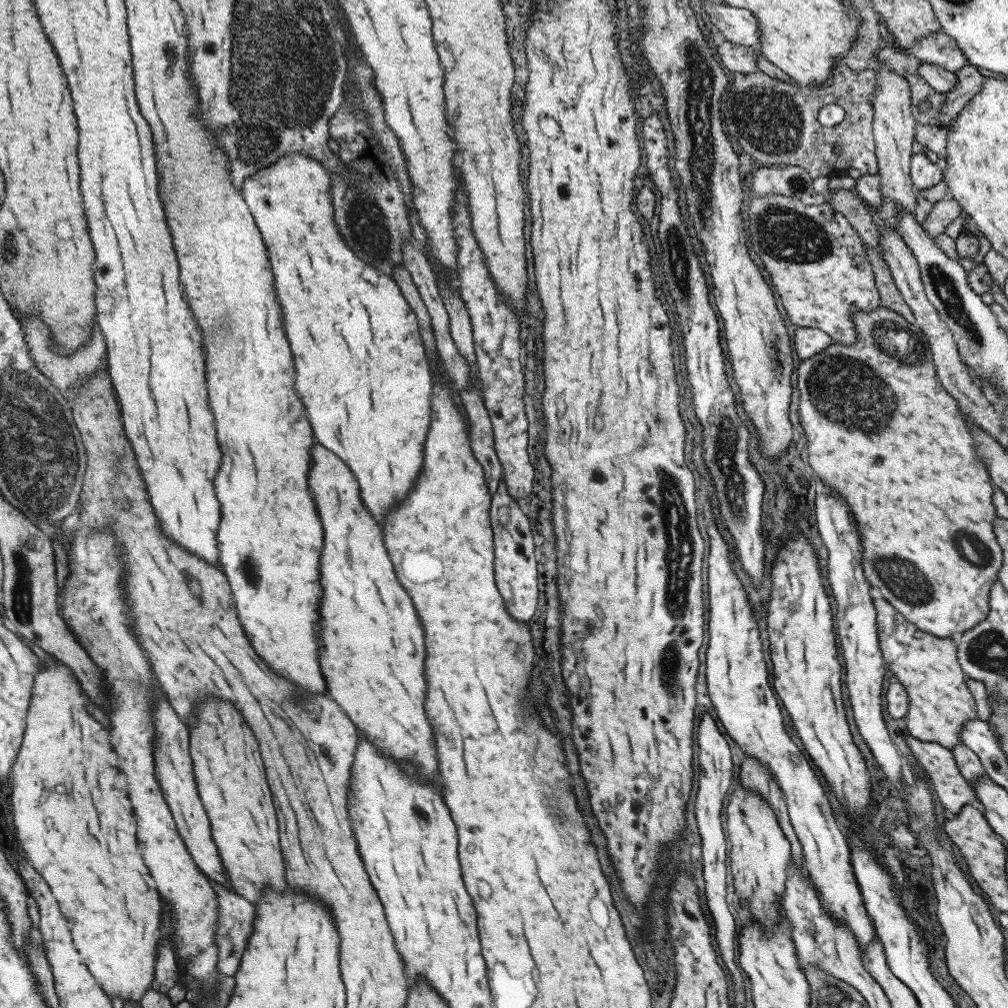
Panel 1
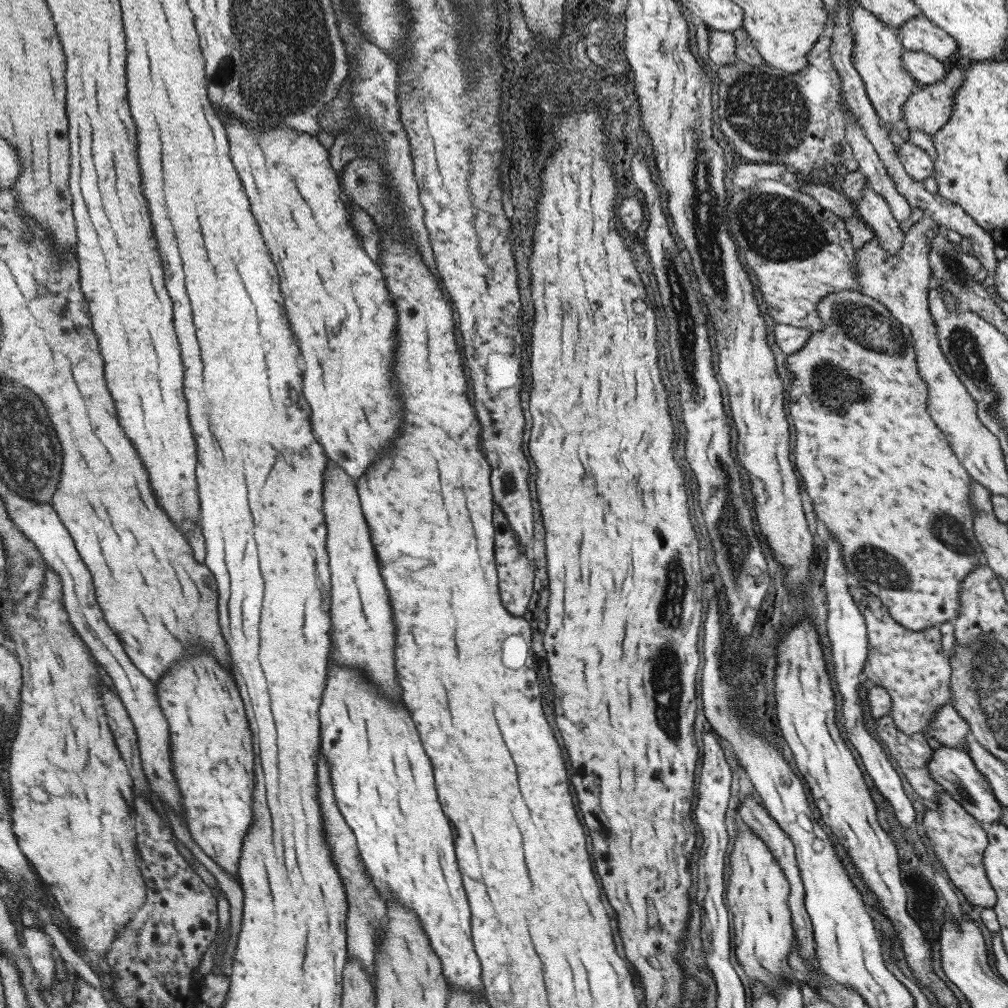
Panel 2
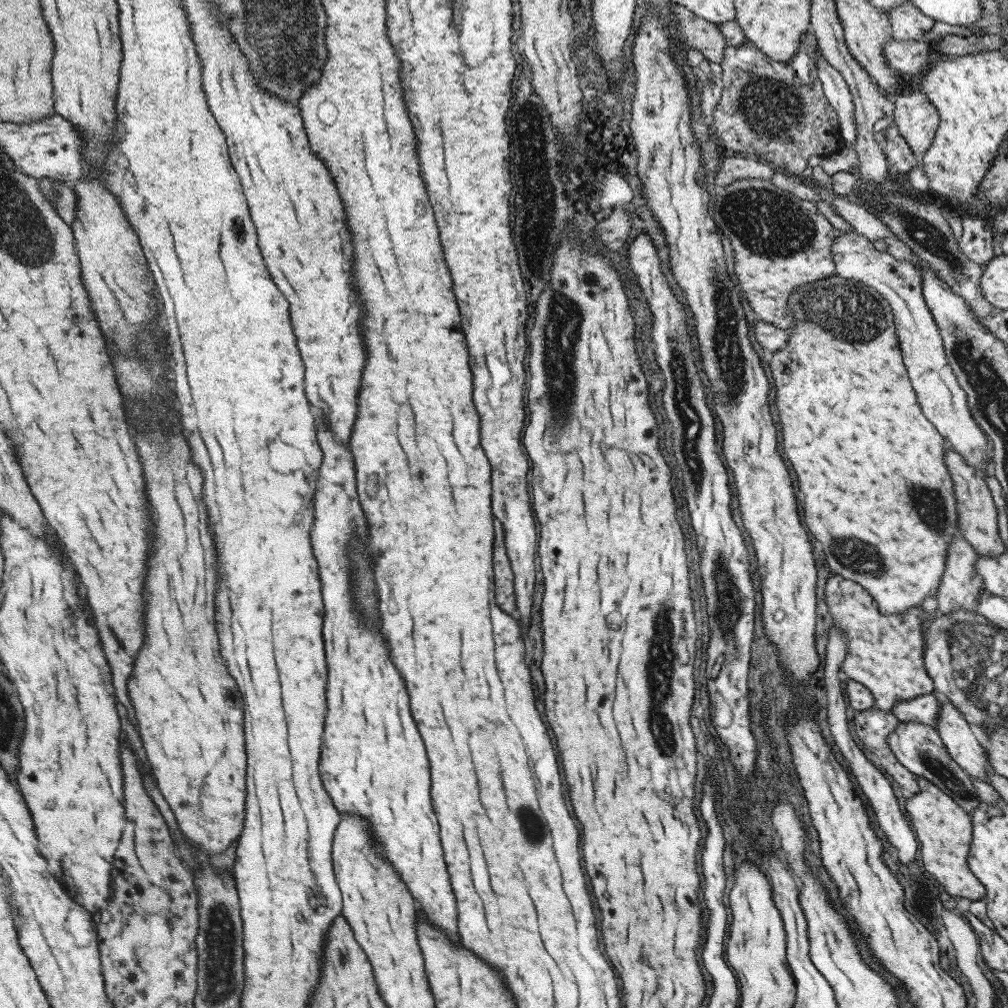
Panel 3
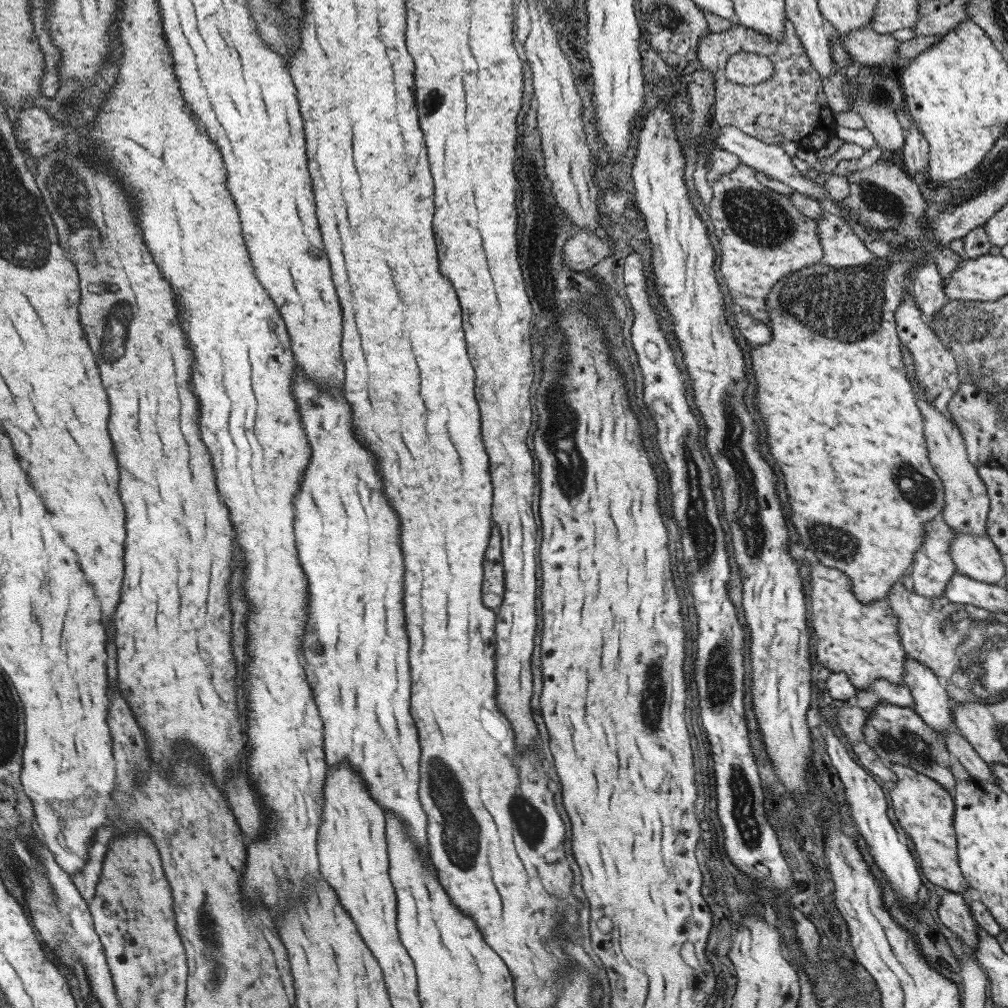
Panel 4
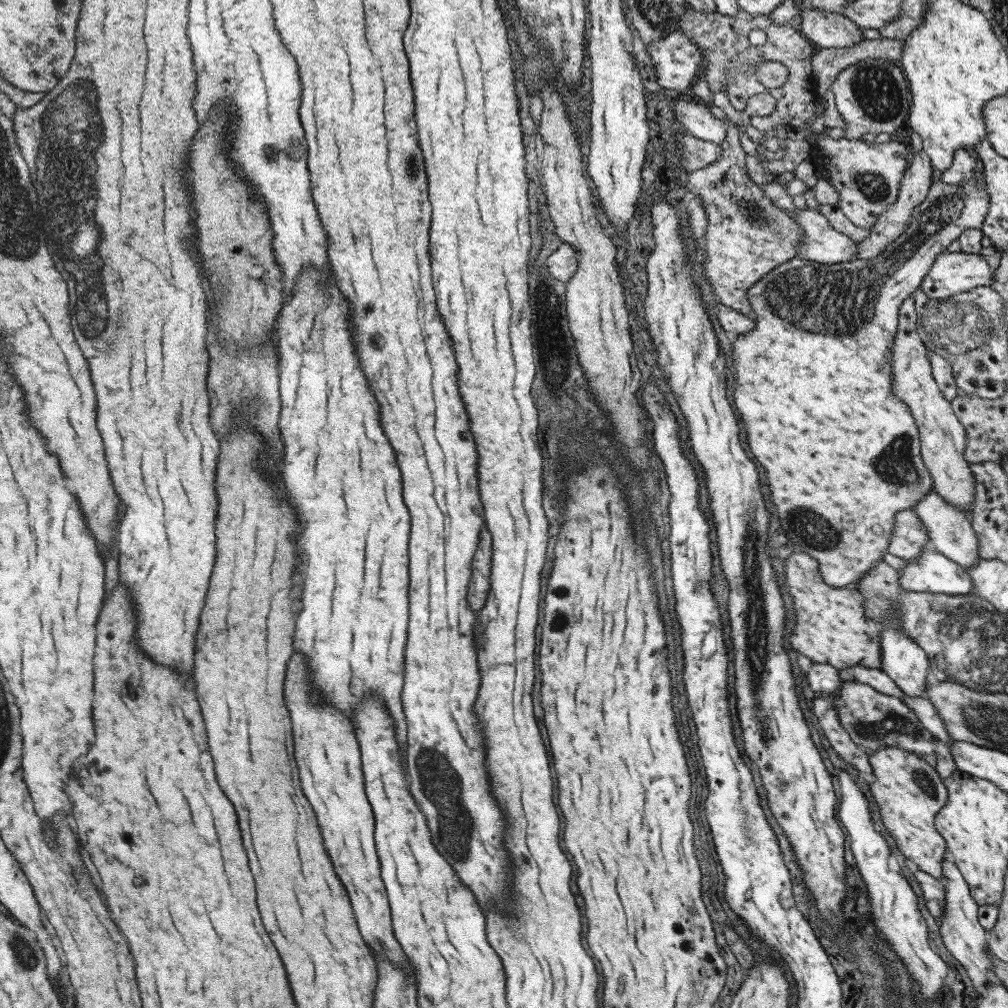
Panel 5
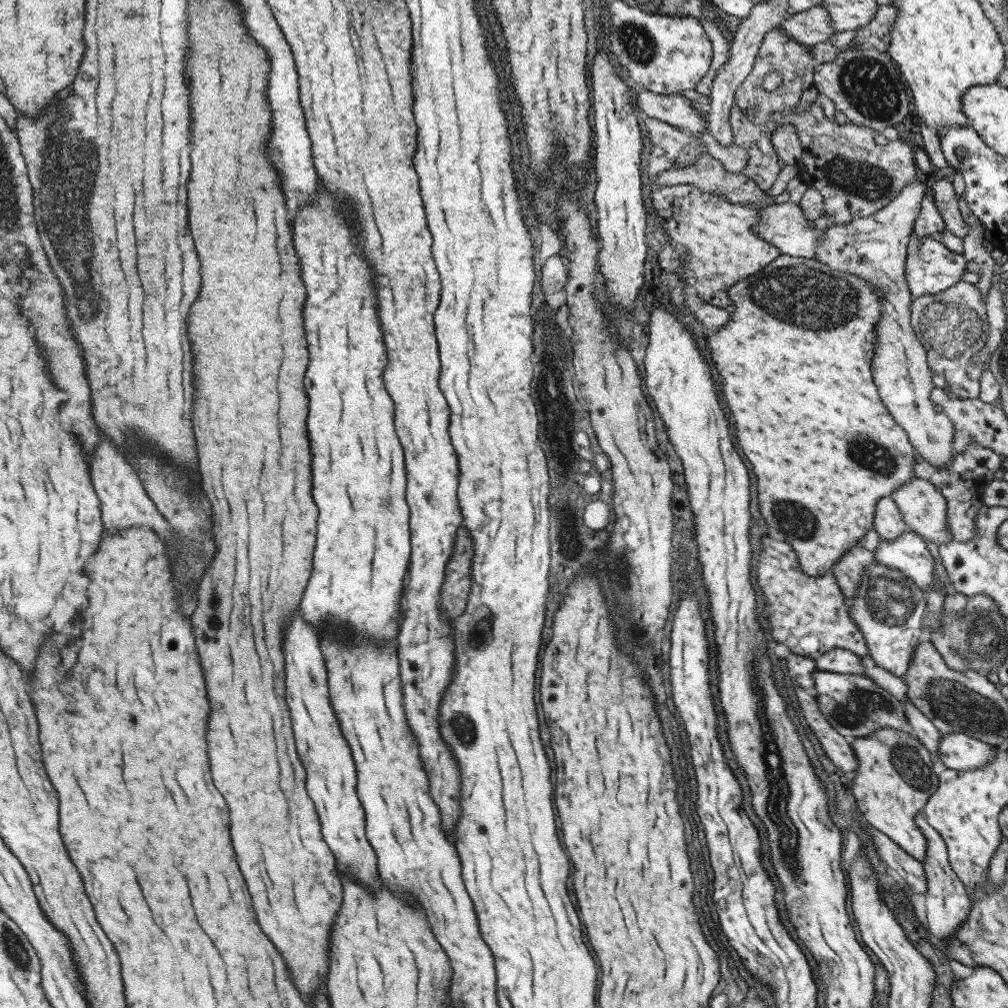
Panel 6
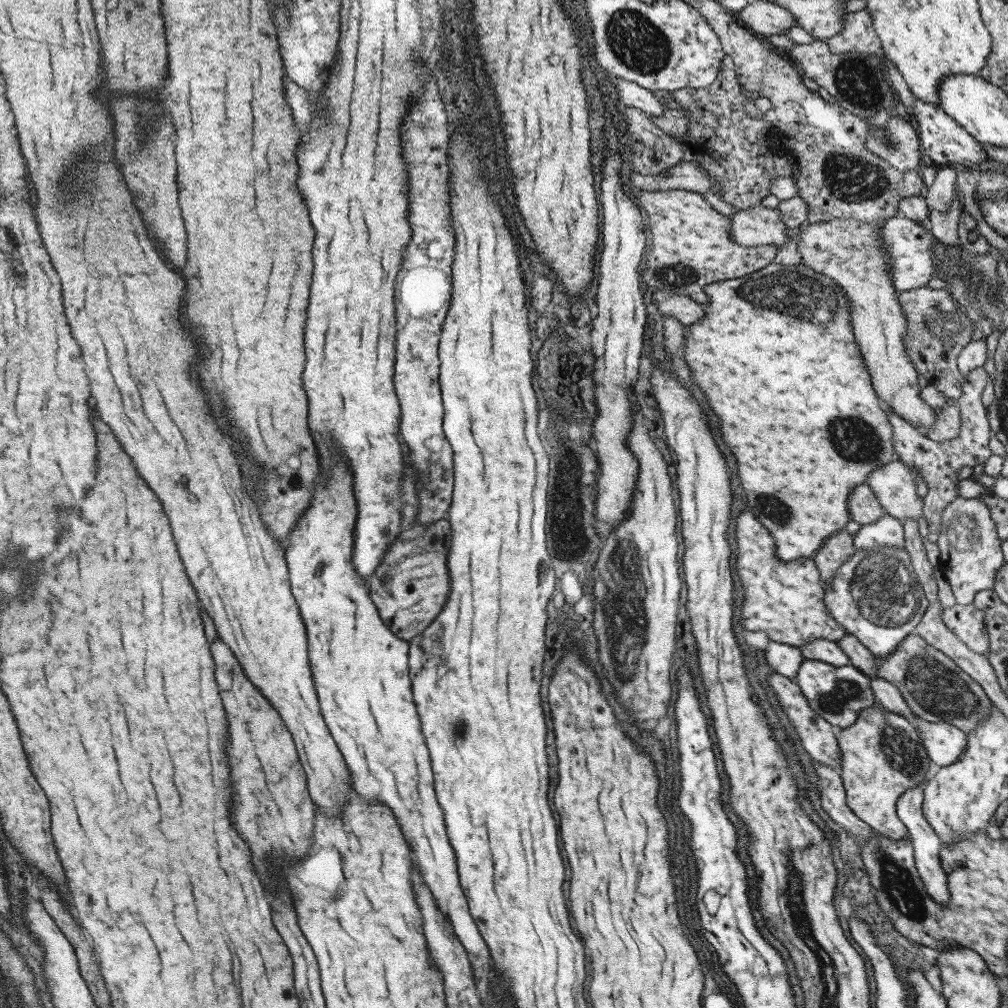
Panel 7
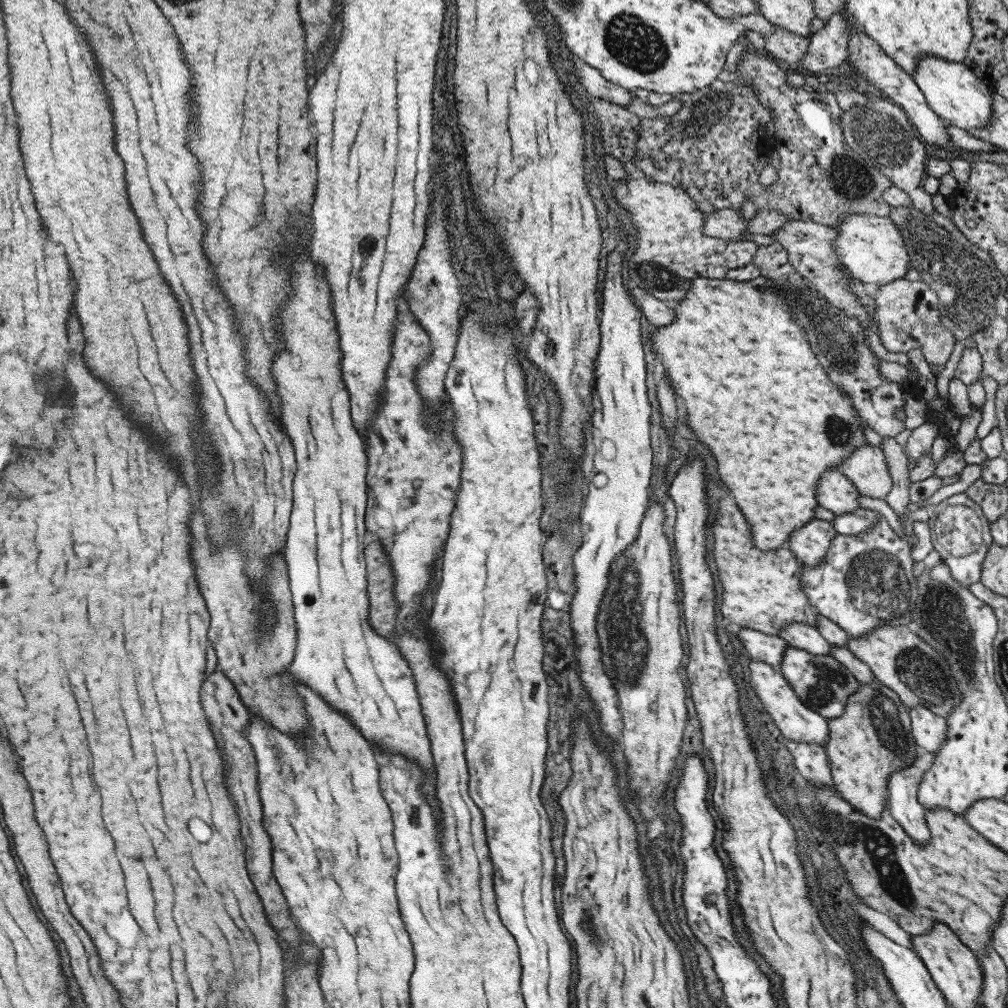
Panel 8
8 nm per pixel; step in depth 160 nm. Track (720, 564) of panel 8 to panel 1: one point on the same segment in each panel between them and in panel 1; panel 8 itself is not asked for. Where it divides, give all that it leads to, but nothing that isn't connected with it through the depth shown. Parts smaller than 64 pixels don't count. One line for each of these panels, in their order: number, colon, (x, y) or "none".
1: (939, 703)
2: (910, 665)
3: (884, 653)
4: (851, 637)
5: (830, 627)
6: (807, 613)
7: (783, 599)

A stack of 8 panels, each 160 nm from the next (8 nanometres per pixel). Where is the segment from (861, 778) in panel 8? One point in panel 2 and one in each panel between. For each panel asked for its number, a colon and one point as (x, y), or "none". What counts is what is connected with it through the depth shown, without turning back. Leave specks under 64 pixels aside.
2: (957, 840)
3: (943, 829)
4: (924, 811)
5: (907, 792)
6: (893, 779)
7: (882, 756)

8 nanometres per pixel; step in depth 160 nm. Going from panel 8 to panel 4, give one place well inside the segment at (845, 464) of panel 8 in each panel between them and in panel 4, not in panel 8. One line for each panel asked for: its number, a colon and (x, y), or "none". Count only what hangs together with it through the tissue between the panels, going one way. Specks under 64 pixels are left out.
4: (975, 556)
5: (949, 532)
6: (921, 506)
7: (894, 488)

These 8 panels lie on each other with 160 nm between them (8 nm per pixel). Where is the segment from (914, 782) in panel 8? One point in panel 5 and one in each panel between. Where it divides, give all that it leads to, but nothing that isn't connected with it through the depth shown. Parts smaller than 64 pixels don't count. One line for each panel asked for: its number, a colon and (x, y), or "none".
5: (962, 936)
6: (947, 904)
7: (925, 844)

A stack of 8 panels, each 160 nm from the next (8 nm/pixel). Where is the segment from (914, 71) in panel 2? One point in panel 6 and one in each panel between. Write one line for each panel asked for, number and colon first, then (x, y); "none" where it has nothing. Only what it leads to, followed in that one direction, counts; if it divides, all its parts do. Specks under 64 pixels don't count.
3: (908, 58)
4: (864, 45)
5: (823, 30)
6: (812, 26)

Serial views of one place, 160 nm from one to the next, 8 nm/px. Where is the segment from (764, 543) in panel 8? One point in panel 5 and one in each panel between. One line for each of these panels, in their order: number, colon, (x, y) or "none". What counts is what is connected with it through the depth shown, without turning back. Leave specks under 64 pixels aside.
5: (841, 455)
6: (788, 388)
7: (745, 355)

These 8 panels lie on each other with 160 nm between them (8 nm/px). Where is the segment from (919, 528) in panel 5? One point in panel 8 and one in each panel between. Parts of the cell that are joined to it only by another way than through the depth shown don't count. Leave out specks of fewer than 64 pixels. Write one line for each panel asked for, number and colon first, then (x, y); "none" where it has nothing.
6: (888, 524)
7: (862, 505)
8: (834, 491)

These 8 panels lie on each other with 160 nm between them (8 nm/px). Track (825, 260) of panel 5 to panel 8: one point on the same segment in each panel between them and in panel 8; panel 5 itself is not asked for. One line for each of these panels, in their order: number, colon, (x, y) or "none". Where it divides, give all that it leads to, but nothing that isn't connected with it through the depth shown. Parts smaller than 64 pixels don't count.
6: (782, 225)
7: (753, 226)
8: (725, 223)

